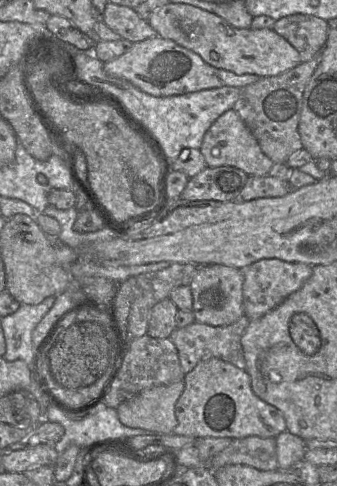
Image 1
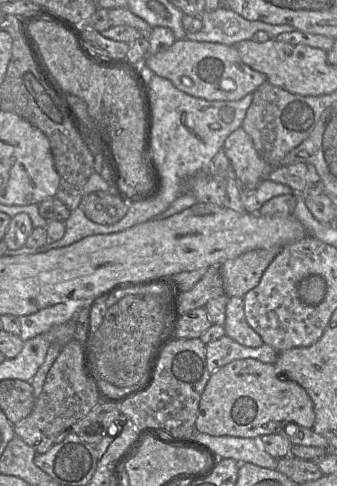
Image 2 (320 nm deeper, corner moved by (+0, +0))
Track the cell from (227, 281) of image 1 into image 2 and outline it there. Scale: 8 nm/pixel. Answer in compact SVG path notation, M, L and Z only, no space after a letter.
M230 297L226 306L226 320L224 323L226 335L241 345L256 348L264 344L261 336L248 324L244 299Z

